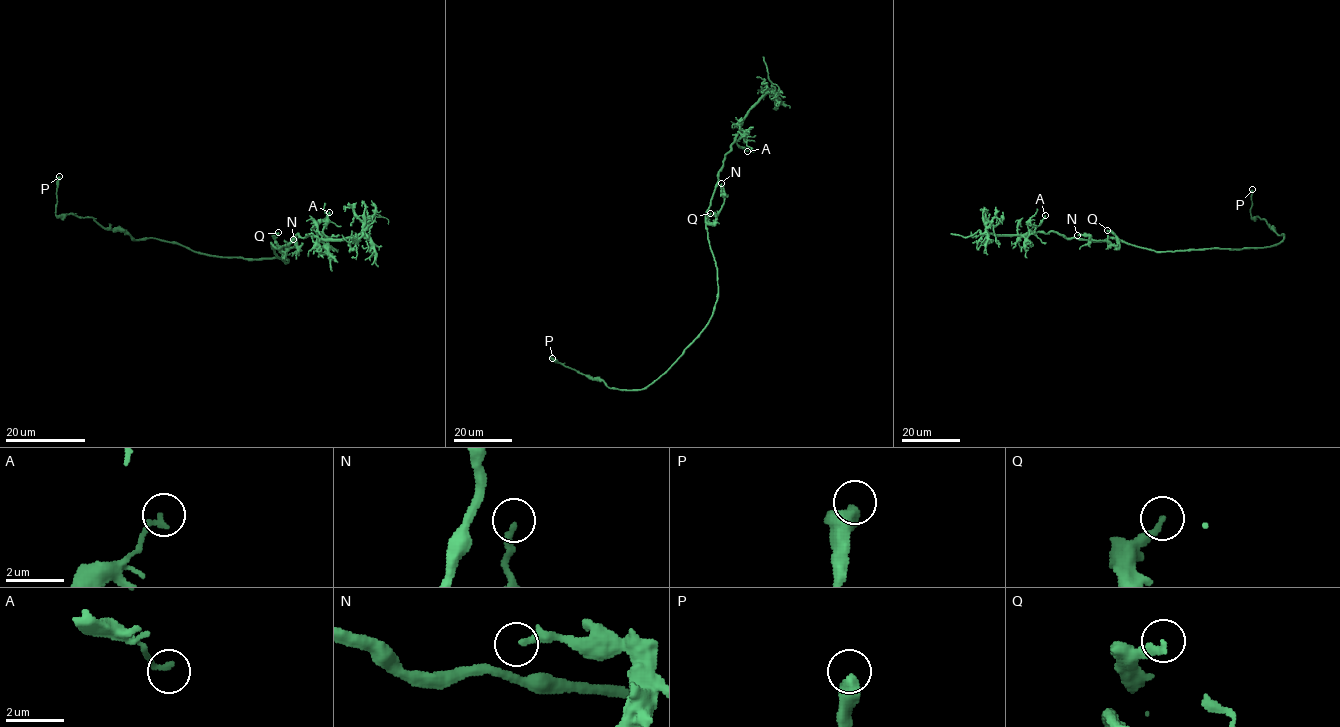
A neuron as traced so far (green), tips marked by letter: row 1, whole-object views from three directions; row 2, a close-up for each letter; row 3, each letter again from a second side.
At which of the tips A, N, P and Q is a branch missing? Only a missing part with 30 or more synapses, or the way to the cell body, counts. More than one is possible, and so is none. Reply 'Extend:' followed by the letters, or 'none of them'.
Extend: none of them

